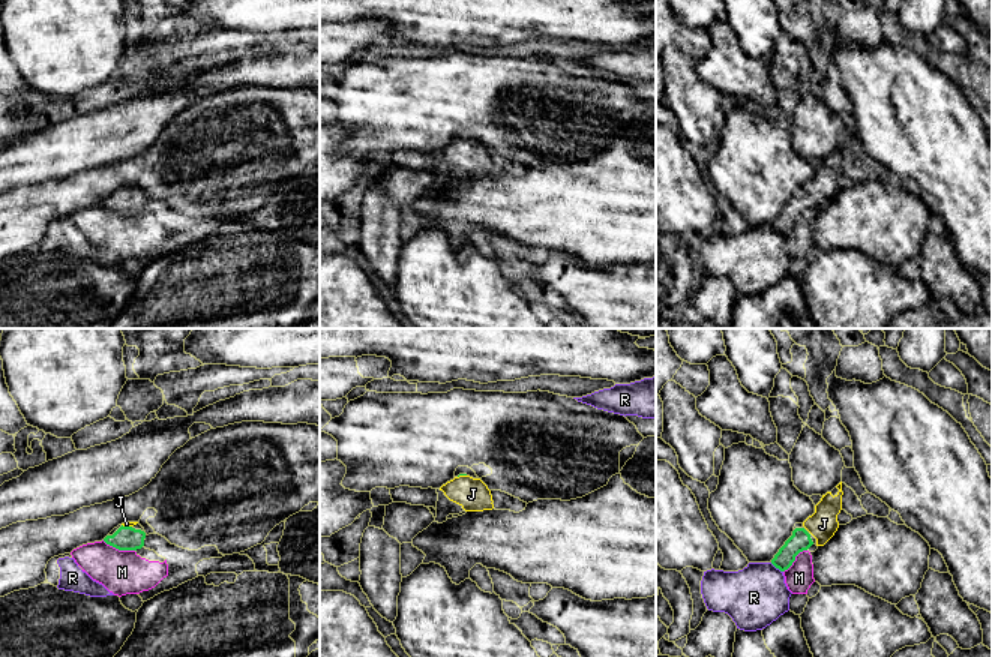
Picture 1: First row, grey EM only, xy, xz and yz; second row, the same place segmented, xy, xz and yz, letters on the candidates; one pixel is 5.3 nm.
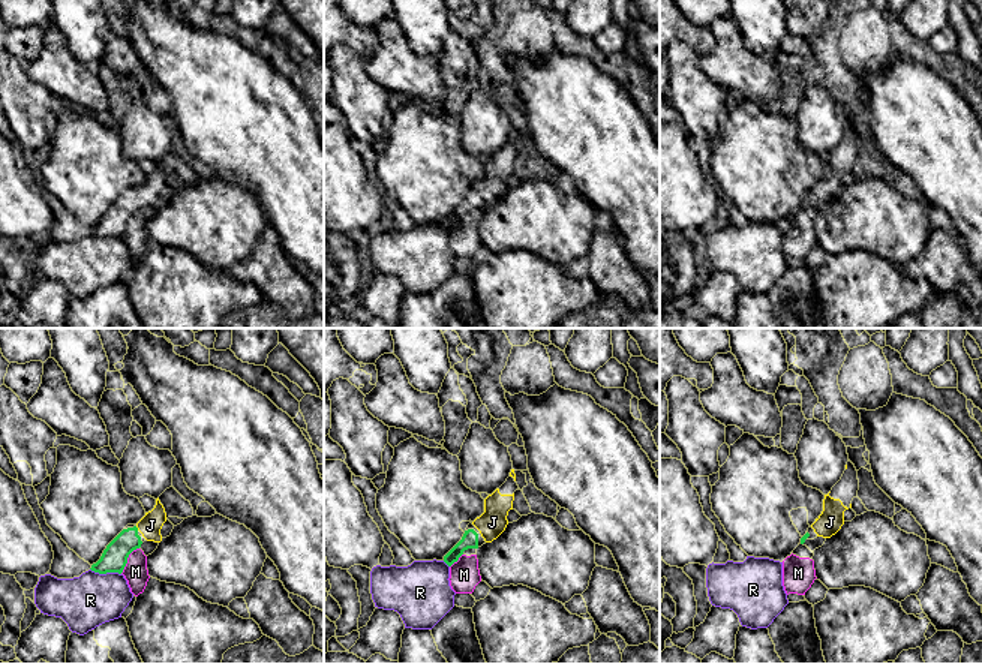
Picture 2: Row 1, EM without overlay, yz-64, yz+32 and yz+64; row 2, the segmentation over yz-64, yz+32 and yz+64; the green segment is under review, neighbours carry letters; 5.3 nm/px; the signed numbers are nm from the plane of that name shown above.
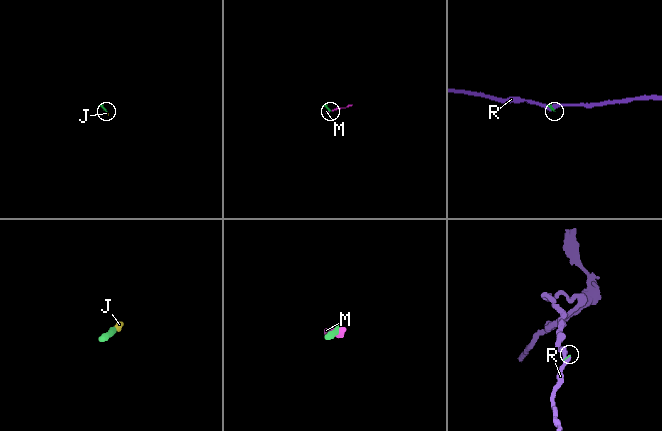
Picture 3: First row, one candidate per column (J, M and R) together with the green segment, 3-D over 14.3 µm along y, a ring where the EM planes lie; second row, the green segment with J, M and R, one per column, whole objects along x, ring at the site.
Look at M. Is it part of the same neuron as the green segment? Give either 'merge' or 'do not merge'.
do not merge

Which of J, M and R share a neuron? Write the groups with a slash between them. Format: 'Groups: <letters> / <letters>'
Groups: J / M / R

